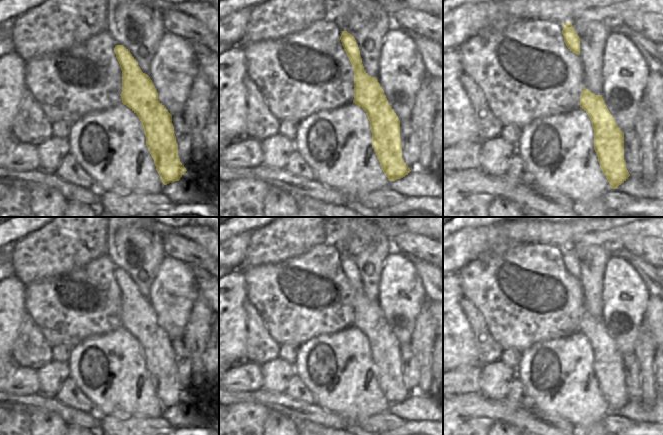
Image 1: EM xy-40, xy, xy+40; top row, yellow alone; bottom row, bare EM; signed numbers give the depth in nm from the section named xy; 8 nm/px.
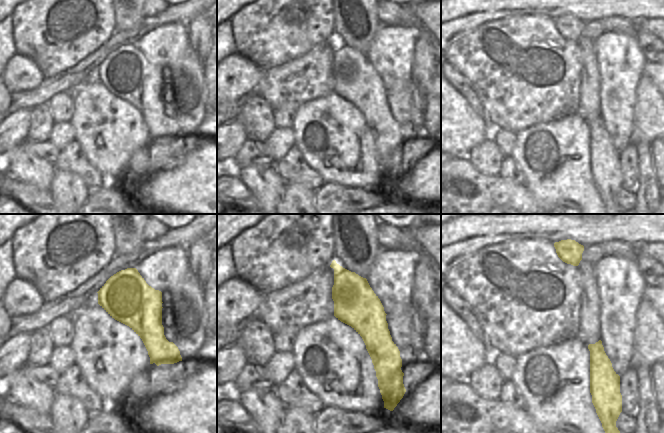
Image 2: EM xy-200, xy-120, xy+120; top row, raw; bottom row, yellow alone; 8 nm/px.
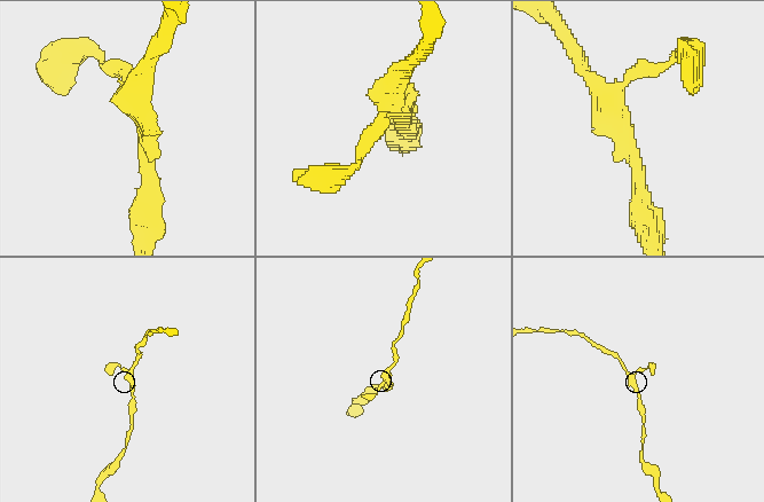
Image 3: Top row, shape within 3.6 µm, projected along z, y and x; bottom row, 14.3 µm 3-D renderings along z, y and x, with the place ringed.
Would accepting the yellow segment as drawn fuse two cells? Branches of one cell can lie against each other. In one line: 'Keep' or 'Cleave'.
Keep.

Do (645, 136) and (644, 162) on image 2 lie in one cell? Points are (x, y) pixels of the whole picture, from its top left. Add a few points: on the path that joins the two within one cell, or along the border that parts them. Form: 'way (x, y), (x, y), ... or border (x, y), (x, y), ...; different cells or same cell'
border (635, 143), (649, 144); different cells

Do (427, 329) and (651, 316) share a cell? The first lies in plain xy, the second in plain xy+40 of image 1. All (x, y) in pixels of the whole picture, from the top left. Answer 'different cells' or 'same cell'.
different cells

